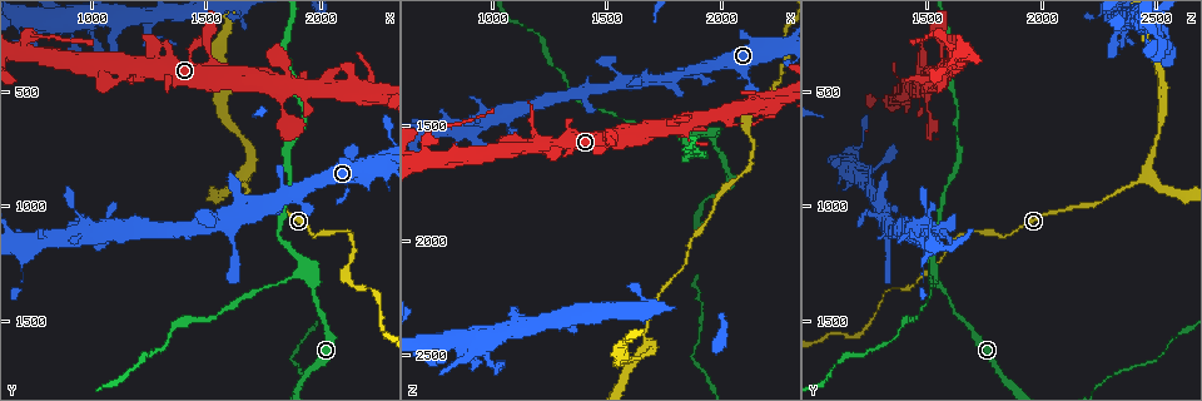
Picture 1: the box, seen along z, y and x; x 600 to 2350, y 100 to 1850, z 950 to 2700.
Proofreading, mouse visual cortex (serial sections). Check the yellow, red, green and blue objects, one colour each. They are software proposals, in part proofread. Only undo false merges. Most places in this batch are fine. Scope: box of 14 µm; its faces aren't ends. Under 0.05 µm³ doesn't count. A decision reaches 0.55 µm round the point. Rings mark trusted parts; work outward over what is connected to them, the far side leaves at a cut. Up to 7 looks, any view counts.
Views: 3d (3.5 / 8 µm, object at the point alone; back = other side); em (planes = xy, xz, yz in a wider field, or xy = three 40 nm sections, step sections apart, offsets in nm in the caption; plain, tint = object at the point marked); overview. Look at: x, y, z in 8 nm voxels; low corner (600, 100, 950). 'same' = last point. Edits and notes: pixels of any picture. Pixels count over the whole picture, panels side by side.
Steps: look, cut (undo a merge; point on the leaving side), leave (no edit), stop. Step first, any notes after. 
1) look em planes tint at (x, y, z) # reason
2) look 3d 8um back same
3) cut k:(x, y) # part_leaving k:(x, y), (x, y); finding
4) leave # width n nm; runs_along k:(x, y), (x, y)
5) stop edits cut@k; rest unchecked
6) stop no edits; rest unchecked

look 3d 3.5um at (1510, 1030, 1250) # sharp bend

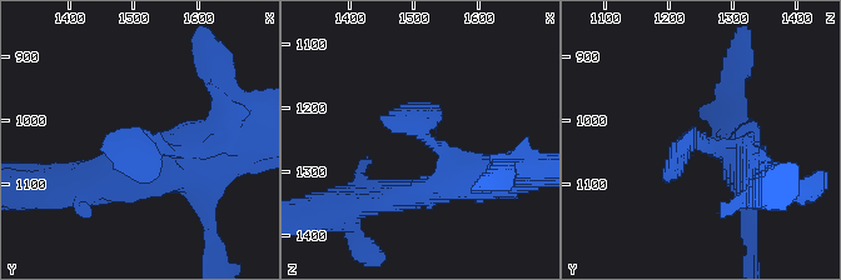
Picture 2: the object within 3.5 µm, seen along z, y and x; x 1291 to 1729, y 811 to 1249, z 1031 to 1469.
look em planes tint at (1520, 1030, 1240) # need the tissue

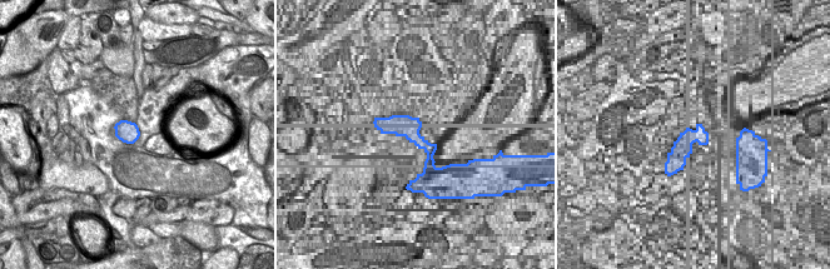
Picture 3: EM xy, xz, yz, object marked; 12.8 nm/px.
look em xy step 1 tint same

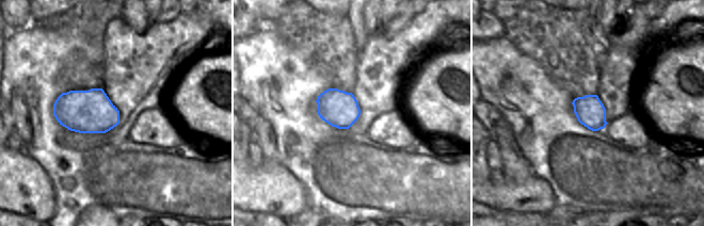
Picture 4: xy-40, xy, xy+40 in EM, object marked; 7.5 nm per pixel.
leave # runs_along 2:(484, 176), (423, 135), (427, 106); all the same cell

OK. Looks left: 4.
look 3d 3.5um at (1960, 1320, 1550) # sudden change in width

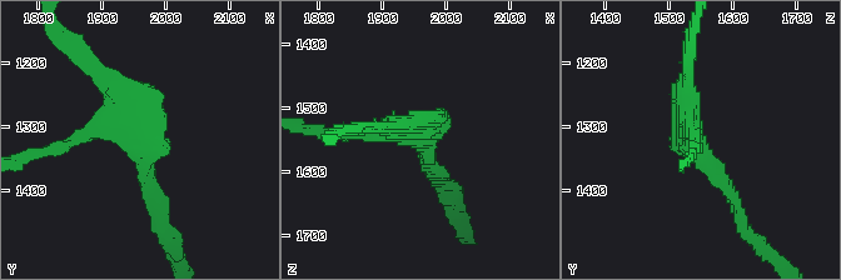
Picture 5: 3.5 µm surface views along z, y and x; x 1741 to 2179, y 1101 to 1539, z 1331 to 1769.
look em xy step 5 tint at (1965, 1320, 1535) # need the tissue

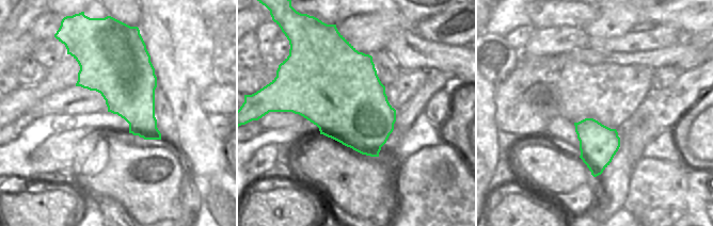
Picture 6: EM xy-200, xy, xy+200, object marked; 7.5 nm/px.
leave # arms 3; arm_widths 200, 200, 250 nm; runs_along 5:(158, 209), (143, 125), (93, 71); continuous, no second cell

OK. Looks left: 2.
look 3d 3.5um at (1560, 550, 2540) # a fork

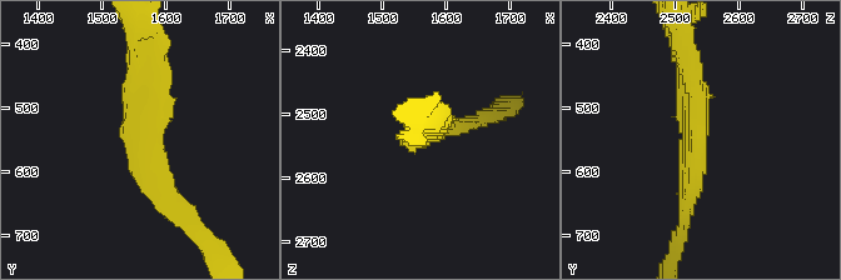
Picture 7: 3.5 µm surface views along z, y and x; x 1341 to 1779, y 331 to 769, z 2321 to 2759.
look em planes tint at (1565, 540, 2530)

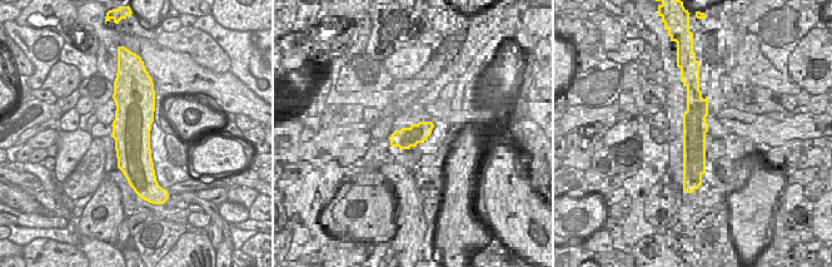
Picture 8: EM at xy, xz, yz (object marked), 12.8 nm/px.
leave # runs_along 7:(177, 206), (149, 180), (138, 53); one cell here

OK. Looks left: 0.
stop no edits; rest unchecked

